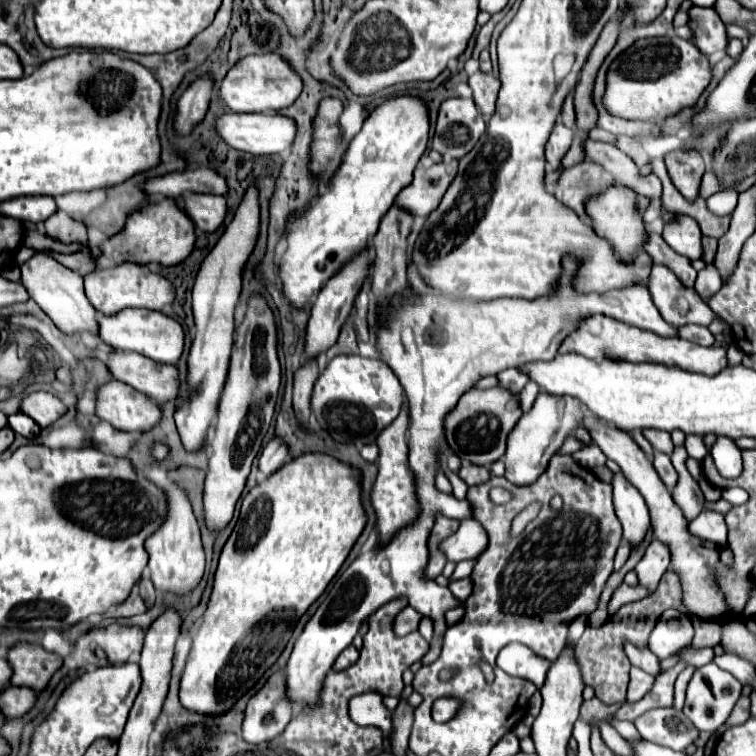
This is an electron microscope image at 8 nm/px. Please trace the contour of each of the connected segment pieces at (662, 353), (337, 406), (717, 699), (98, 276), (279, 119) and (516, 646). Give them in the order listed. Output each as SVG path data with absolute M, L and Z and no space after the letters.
M591 315L581 321L579 329L573 331L563 345L559 347L559 353L579 353L583 357L595 359L595 357L609 357L609 359L623 359L631 363L663 363L663 365L675 365L685 371L695 371L707 377L715 377L715 373L723 371L727 367L727 349L725 347L701 347L697 343L679 339L679 337L661 337L651 331L643 331L639 327L625 325L617 319L605 317L605 315Z
M337 355L319 375L311 399L317 423L339 443L355 443L359 449L375 443L379 433L391 425L403 405L403 387L397 375L379 359L361 355Z
M709 663L709 665L699 667L695 671L693 679L689 681L683 713L695 723L695 727L699 731L715 733L727 721L727 717L729 717L733 705L737 703L739 695L741 695L741 683L733 675L729 675L727 671L719 669L715 663Z
M125 261L119 267L97 269L93 273L83 275L83 277L85 277L87 299L103 315L115 315L117 311L123 311L127 307L145 307L145 309L161 311L163 307L167 307L167 305L171 305L175 301L175 287L173 287L173 283L169 279L165 279L163 275L153 273L149 269L149 265Z
M227 113L227 115L219 117L217 127L227 145L231 145L233 149L239 149L239 151L253 153L253 155L275 155L275 153L287 151L293 145L293 139L297 133L295 119L281 115L281 113L255 113L255 115Z
M509 643L501 649L497 666L512 676L531 679L537 687L543 685L543 679L551 667L551 663L539 655L535 655L529 647L521 643Z

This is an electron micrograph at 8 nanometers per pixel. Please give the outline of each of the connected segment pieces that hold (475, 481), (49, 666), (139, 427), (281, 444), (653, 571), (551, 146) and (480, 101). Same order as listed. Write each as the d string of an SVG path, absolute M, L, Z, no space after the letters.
M463 465L463 467L461 467L461 471L459 471L459 477L461 477L461 479L469 485L469 487L473 487L473 485L479 485L479 483L489 481L491 471L489 471L489 467L479 467L479 465Z
M17 643L9 651L9 663L13 667L13 685L25 685L35 691L43 691L53 673L63 665L63 659L45 651L41 645Z
M113 379L97 391L97 417L109 421L119 431L149 431L161 421L161 409L147 395L131 389L131 385Z
M271 437L271 441L263 447L261 457L259 457L259 469L265 475L275 473L275 469L279 469L285 461L289 459L289 451L287 451L287 443L281 437Z
M653 539L649 543L649 547L645 549L645 555L637 563L635 571L639 575L639 583L649 593L653 593L657 589L657 585L659 585L661 575L667 571L667 567L669 567L669 551L667 551L667 545L663 545L657 539Z
M559 121L559 123L555 125L555 131L553 131L551 137L549 137L549 143L547 143L547 163L549 163L551 169L555 169L555 171L561 169L561 159L563 159L563 155L569 151L571 141L573 141L573 131L567 129L567 127Z
M477 71L475 75L469 77L469 87L473 89L473 101L475 101L477 109L481 111L483 119L487 121L495 111L497 93L499 93L499 87L501 87L499 79L495 79L489 73Z

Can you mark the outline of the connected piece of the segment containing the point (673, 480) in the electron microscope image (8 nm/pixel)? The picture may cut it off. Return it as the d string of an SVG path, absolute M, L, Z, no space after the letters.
M655 453L655 459L653 459L653 465L655 465L655 469L657 469L657 473L659 473L659 477L663 479L663 483L669 487L669 489L673 489L675 485L677 485L677 471L675 471L675 467L671 465L671 459L669 459L669 455L665 455L665 453Z

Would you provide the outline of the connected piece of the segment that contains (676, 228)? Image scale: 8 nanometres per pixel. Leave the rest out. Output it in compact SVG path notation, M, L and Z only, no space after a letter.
M677 215L677 219L671 219L671 223L665 223L663 239L667 245L685 257L701 257L703 245L701 245L701 229L699 223L687 215Z

